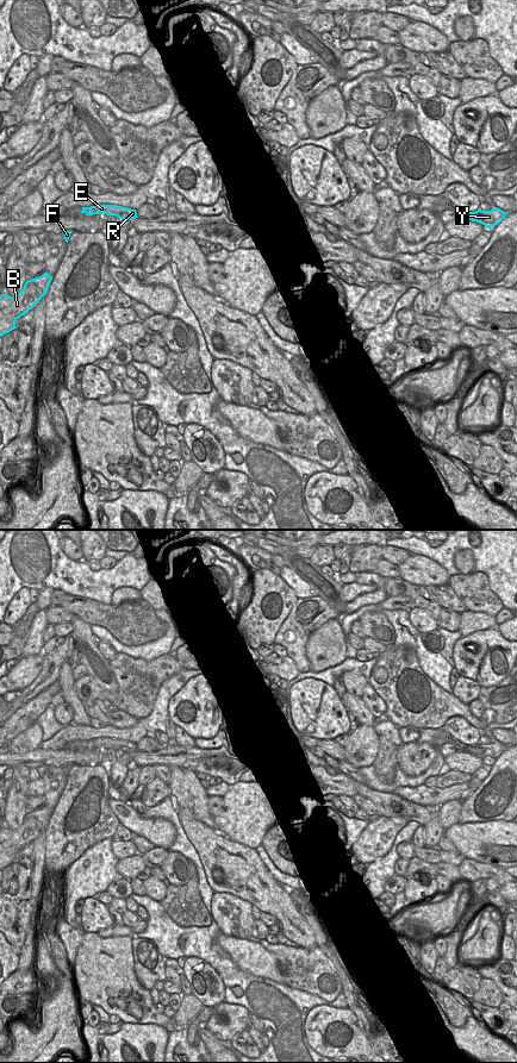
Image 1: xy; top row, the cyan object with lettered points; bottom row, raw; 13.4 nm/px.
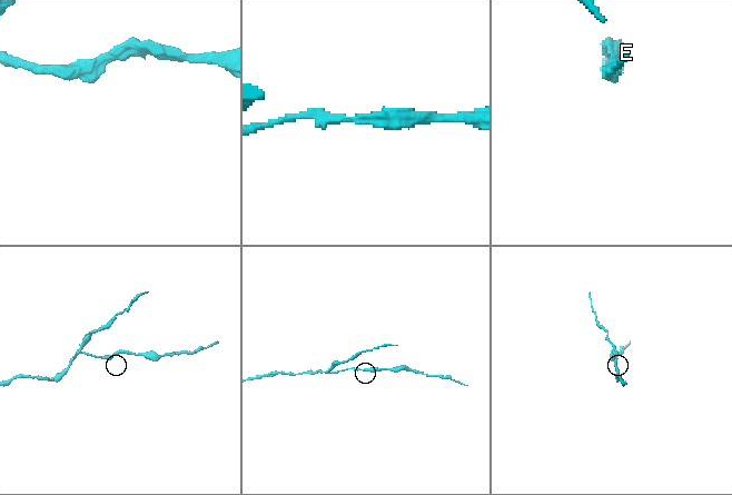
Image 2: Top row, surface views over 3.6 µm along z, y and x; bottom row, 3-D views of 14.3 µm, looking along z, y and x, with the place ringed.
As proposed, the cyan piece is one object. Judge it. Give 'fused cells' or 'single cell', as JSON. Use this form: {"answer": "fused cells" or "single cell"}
{"answer": "fused cells"}

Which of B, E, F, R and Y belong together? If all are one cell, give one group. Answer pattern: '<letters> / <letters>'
B F / E R Y

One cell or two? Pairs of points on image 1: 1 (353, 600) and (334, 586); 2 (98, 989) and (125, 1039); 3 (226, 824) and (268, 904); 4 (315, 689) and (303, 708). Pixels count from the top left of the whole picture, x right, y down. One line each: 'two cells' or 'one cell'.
1: two cells
2: two cells
3: two cells
4: one cell

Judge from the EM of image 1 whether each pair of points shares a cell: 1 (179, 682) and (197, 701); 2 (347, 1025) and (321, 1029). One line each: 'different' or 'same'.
1: different
2: same

